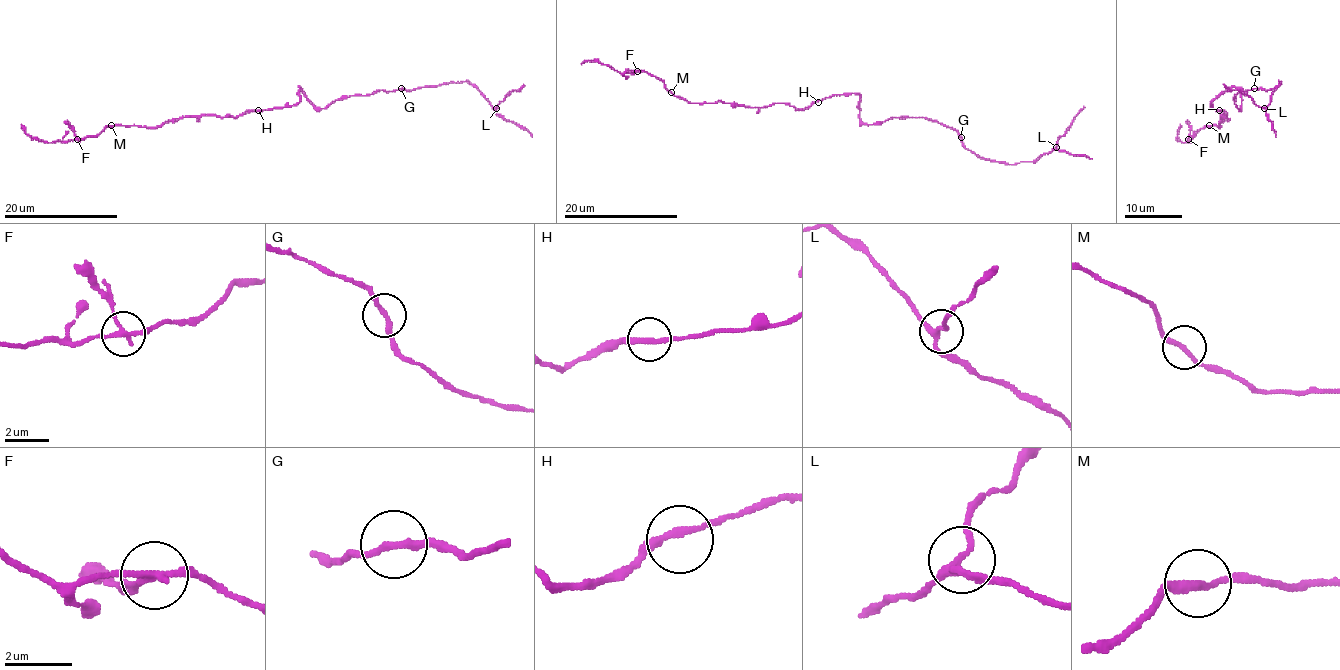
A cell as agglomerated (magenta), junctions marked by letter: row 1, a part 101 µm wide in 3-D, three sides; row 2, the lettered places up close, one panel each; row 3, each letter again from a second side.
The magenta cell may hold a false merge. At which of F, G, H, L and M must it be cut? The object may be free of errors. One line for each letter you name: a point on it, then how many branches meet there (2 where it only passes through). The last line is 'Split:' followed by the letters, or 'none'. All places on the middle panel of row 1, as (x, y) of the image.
F: (637, 71) | 3
Split: F

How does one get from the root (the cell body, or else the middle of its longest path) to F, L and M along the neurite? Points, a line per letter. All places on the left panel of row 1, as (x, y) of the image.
F: (299, 95), (292, 105), (237, 117), (185, 115), (155, 127), (108, 125), (77, 140)
L: (299, 95), (299, 87), (316, 107), (325, 108), (336, 100), (379, 90), (415, 90), (469, 81), (496, 108)
M: (299, 95), (299, 101), (292, 105), (251, 110), (237, 117), (185, 115), (155, 127), (111, 125)

